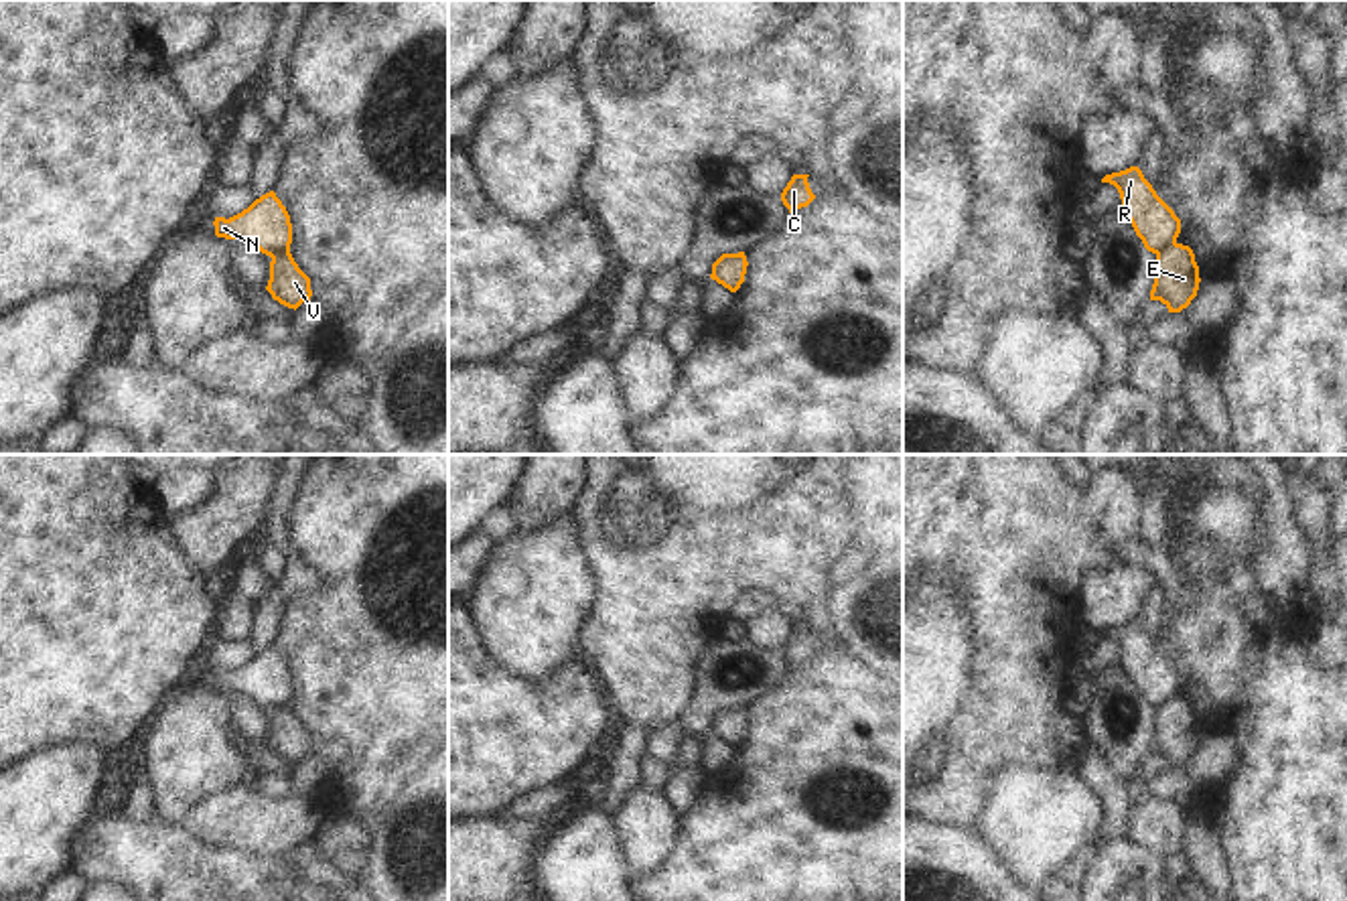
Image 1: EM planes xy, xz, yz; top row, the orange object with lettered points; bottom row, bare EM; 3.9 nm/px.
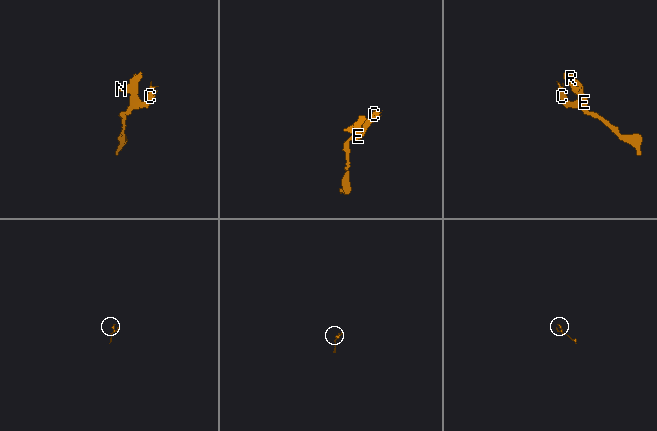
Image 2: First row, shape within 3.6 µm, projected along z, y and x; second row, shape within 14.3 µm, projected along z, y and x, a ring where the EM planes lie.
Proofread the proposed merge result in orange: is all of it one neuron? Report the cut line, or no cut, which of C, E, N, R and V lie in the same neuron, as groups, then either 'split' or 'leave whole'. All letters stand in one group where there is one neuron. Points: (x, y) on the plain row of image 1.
cut xy (289, 703), (270, 711); groups C E V / N R; split

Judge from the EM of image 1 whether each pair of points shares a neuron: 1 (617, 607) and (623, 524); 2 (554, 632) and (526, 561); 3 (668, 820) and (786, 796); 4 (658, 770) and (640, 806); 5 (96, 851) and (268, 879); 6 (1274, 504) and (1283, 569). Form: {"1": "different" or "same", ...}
{"1": "same", "2": "same", "3": "different", "4": "different", "5": "same", "6": "same"}

